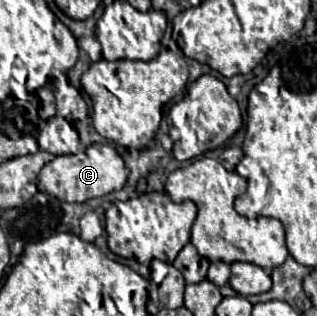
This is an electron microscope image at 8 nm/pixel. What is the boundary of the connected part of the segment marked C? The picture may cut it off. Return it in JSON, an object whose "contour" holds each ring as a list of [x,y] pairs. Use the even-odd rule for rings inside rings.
{"contour":[[[92,144],[78,154],[56,156],[40,170],[38,176],[40,190],[64,202],[86,202],[90,198],[100,198],[114,190],[122,190],[124,184],[126,184],[124,160],[110,144]]]}

